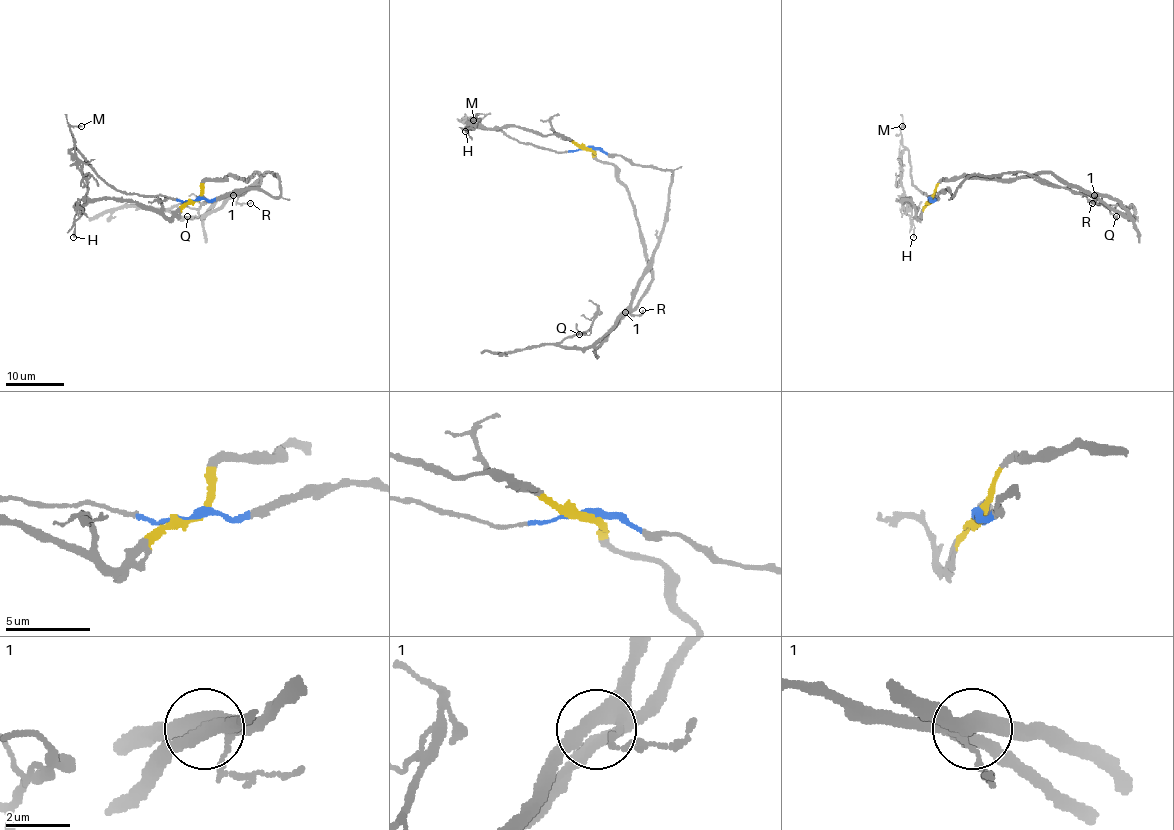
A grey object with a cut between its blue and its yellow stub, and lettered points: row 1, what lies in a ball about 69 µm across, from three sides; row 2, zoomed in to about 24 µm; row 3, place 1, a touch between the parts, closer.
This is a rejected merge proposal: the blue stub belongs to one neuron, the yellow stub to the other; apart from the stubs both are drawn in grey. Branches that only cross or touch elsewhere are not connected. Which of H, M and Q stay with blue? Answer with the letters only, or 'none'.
M, Q

